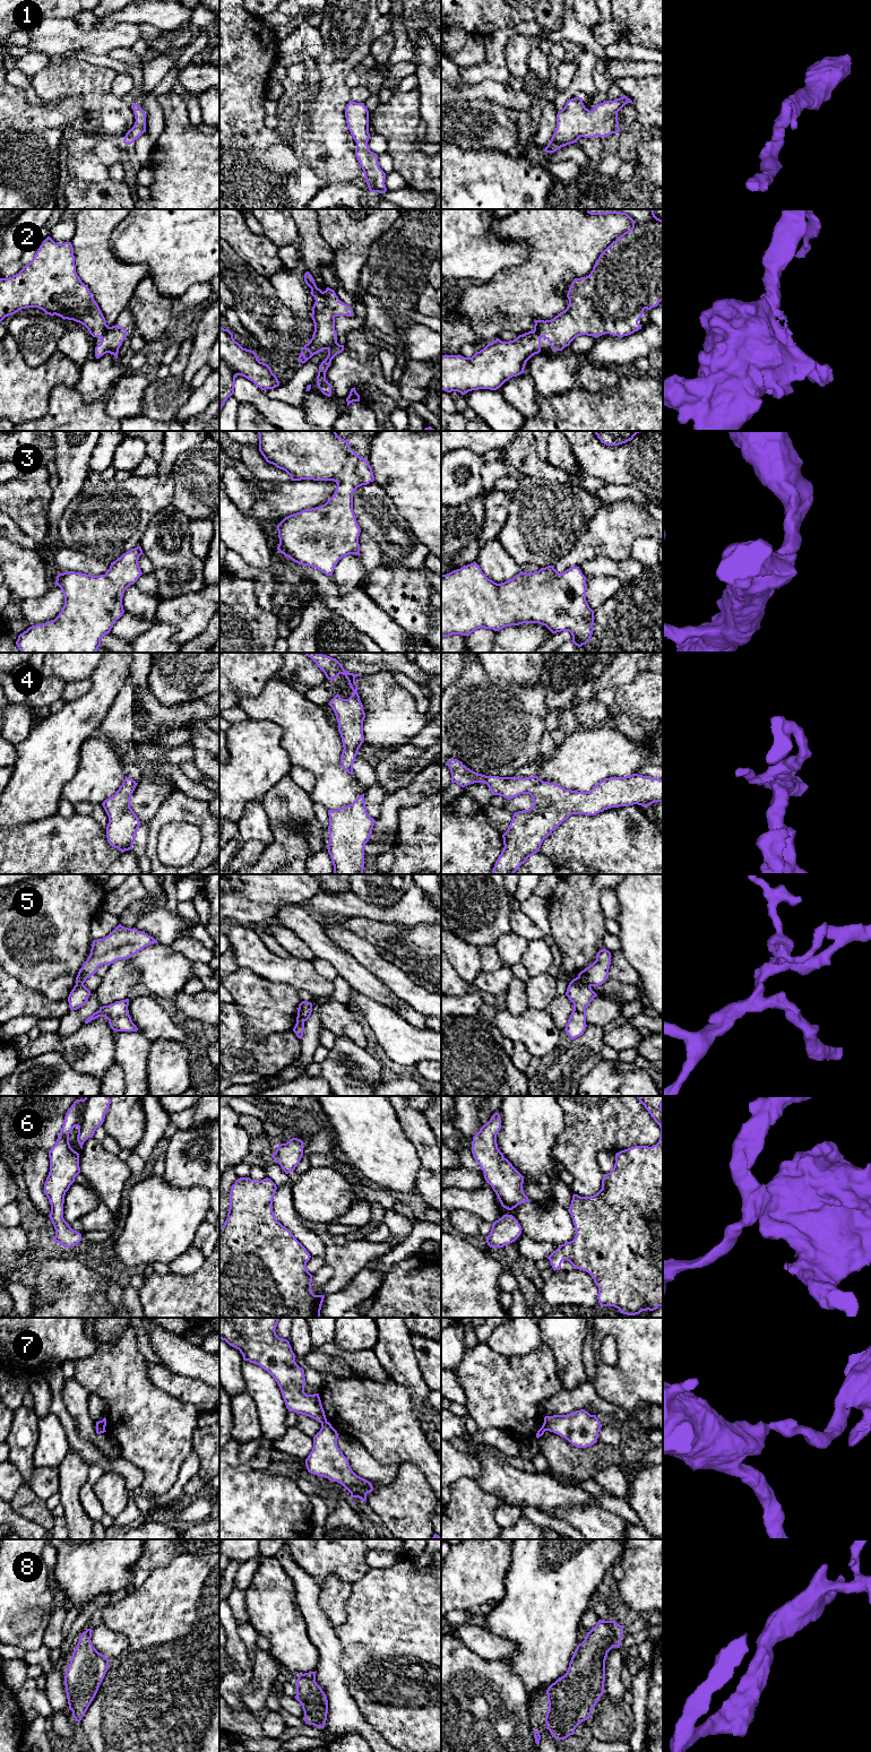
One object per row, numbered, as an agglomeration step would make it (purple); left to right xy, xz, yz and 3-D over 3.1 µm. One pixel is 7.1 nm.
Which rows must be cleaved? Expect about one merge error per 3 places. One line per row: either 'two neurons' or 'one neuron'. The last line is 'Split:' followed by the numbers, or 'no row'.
1: one neuron
2: one neuron
3: one neuron
4: one neuron
5: two neurons
6: one neuron
7: two neurons
8: one neuron
Split: 5, 7

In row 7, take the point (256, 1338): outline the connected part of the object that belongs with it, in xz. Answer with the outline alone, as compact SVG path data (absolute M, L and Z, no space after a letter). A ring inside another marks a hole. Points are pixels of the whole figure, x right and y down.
M219 1318L219 1339L240 1350L277 1382L288 1412L327 1421L319 1393L304 1392L304 1370L295 1362L287 1339L276 1335L281 1318Z

